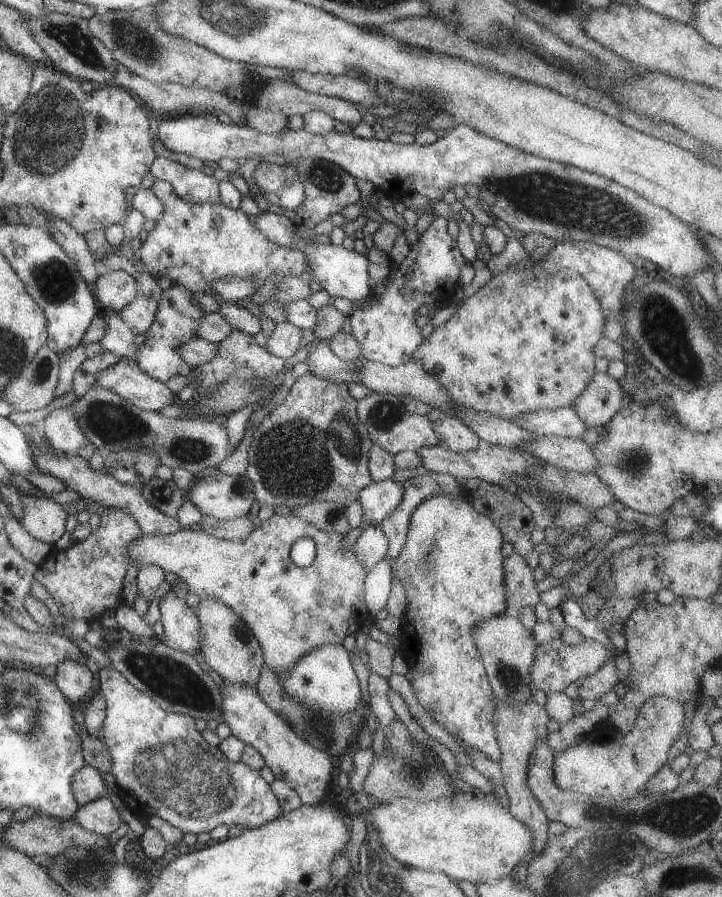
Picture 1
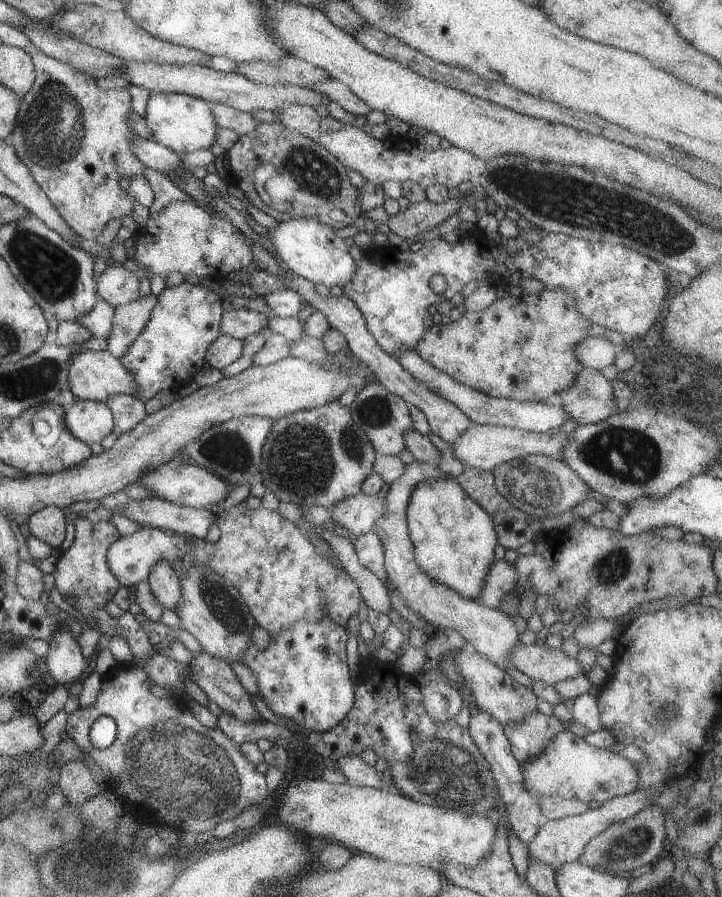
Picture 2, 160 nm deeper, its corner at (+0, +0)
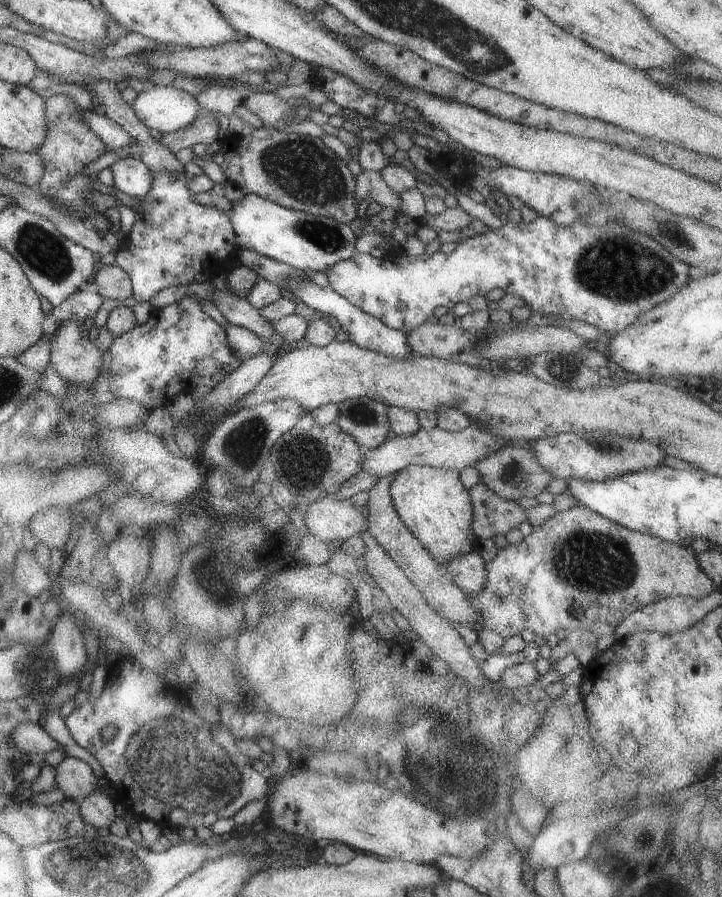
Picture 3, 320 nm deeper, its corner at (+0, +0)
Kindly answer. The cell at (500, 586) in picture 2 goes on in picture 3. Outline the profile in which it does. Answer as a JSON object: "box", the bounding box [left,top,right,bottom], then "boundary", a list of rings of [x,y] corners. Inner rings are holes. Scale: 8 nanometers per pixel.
{"box":[447,550,487,596],"boundary":[[[478,550],[455,556],[447,564],[447,572],[457,587],[468,596],[474,596],[484,590],[486,584],[487,561]]]}

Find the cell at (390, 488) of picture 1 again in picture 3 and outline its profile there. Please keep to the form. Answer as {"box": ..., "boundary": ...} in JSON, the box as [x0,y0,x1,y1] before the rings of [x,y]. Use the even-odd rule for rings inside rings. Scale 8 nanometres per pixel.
{"box":[302,495,369,541],"boundary":[[[322,495],[308,504],[302,525],[321,541],[345,541],[352,535],[369,530],[366,509],[352,504],[350,499],[335,500]]]}

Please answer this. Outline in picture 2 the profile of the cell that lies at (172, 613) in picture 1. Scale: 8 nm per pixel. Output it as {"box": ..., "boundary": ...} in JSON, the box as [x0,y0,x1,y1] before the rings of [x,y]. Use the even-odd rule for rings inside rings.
{"box":[146,561,180,612],"boundary":[[[159,561],[148,570],[146,576],[150,591],[163,608],[176,612],[180,599],[180,580],[167,561]]]}

